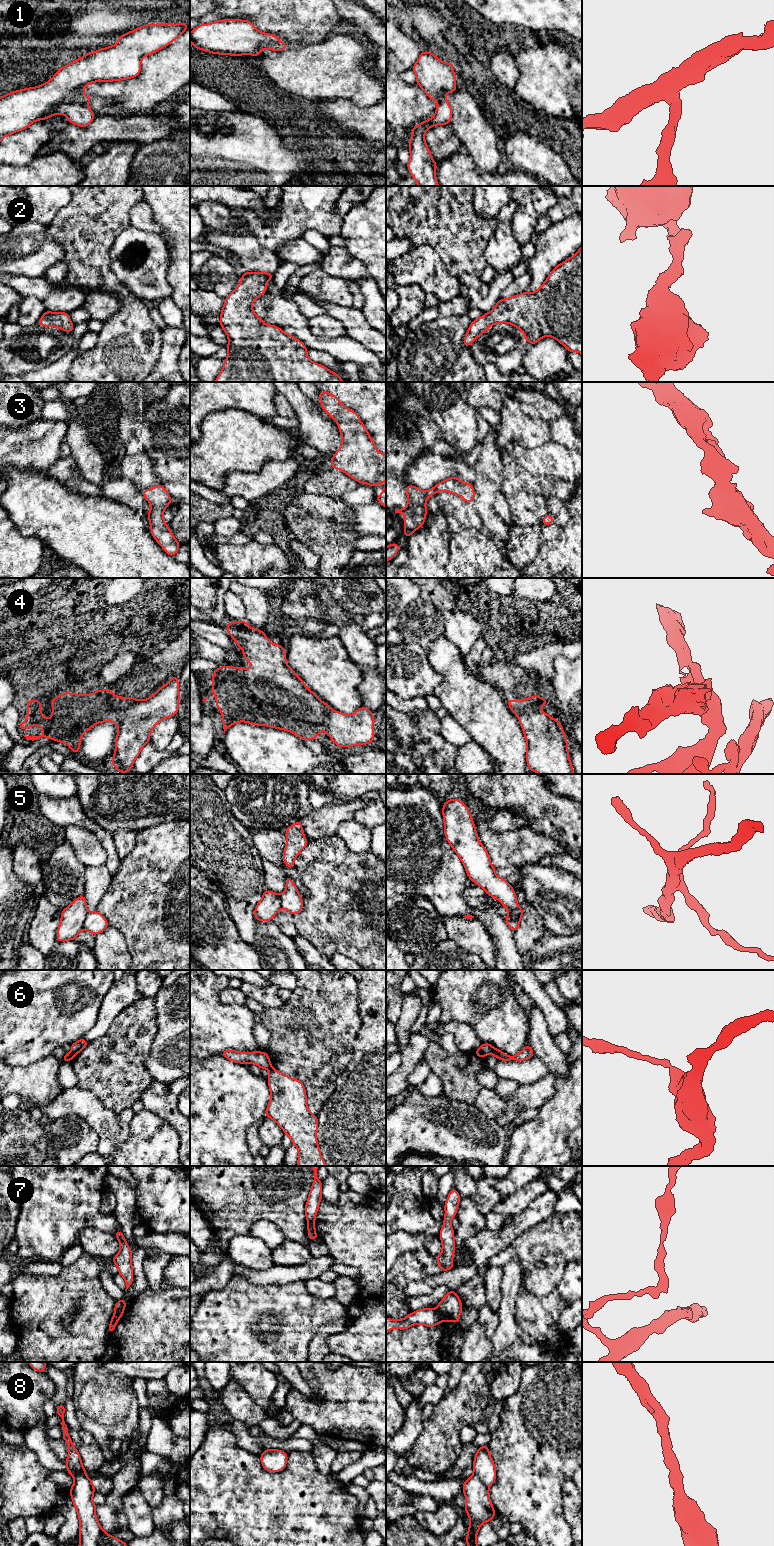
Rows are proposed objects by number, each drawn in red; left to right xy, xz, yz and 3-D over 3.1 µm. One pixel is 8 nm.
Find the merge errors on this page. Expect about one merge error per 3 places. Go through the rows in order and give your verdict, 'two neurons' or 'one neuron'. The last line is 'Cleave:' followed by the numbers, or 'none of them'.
1: one neuron
2: one neuron
3: one neuron
4: two neurons
5: two neurons
6: two neurons
7: two neurons
8: one neuron
Cleave: 4, 5, 6, 7

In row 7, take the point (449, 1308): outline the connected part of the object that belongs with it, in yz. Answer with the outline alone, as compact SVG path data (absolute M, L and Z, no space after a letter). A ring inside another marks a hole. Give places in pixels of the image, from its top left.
M450 1290L438 1303L436 1311L441 1321L458 1323L462 1308L461 1300L456 1294L456 1291Z

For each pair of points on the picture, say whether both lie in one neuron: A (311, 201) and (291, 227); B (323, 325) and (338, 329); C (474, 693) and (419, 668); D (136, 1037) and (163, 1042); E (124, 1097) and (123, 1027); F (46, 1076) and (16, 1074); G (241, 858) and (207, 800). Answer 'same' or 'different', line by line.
A: same
B: same
C: different
D: different
E: same
F: same
G: same

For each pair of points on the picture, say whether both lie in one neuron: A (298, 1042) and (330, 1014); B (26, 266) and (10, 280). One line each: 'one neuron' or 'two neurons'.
A: one neuron
B: two neurons

